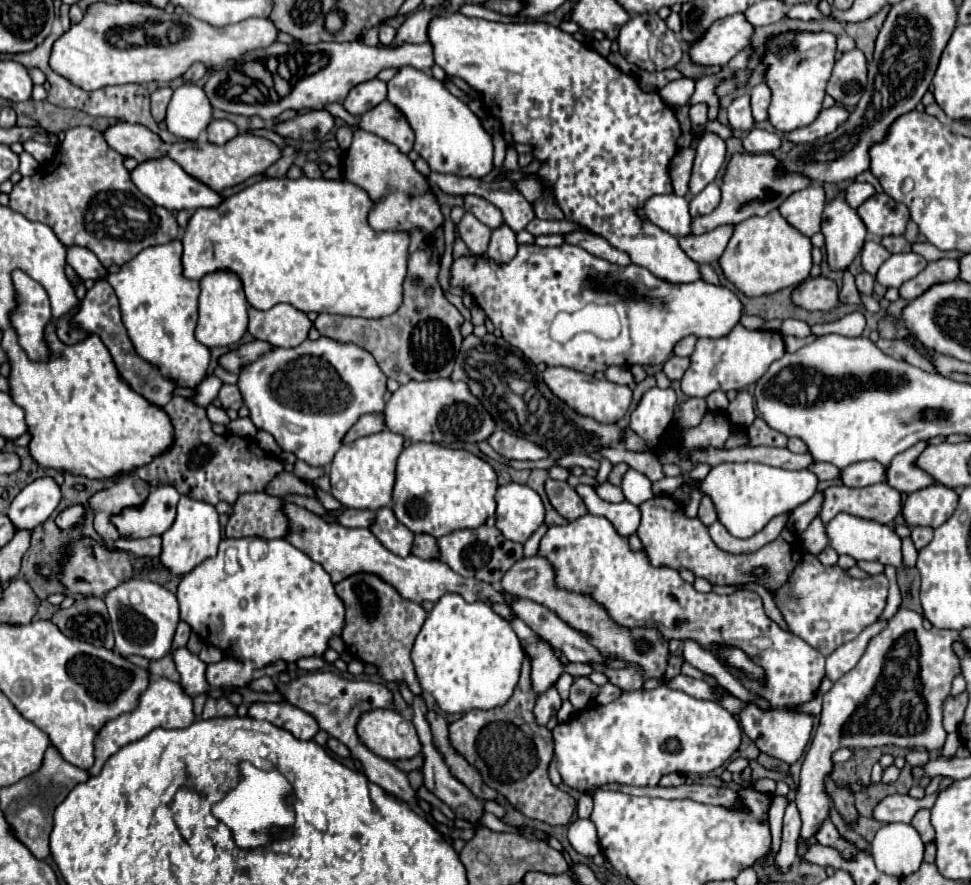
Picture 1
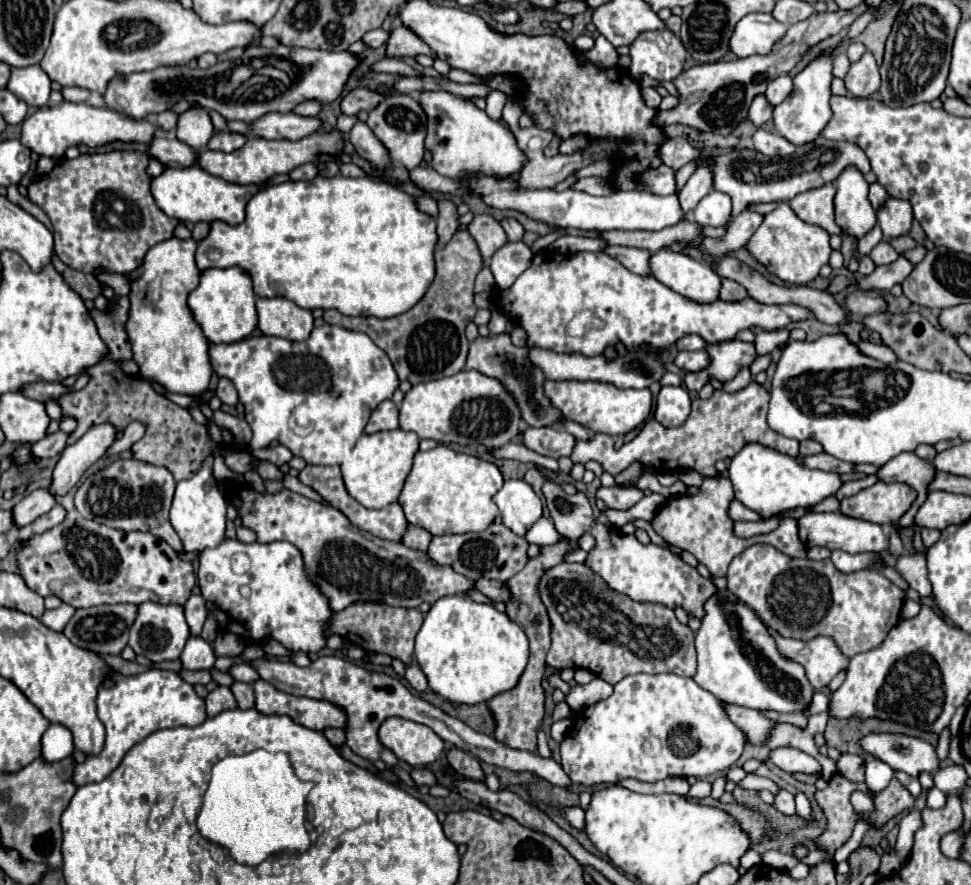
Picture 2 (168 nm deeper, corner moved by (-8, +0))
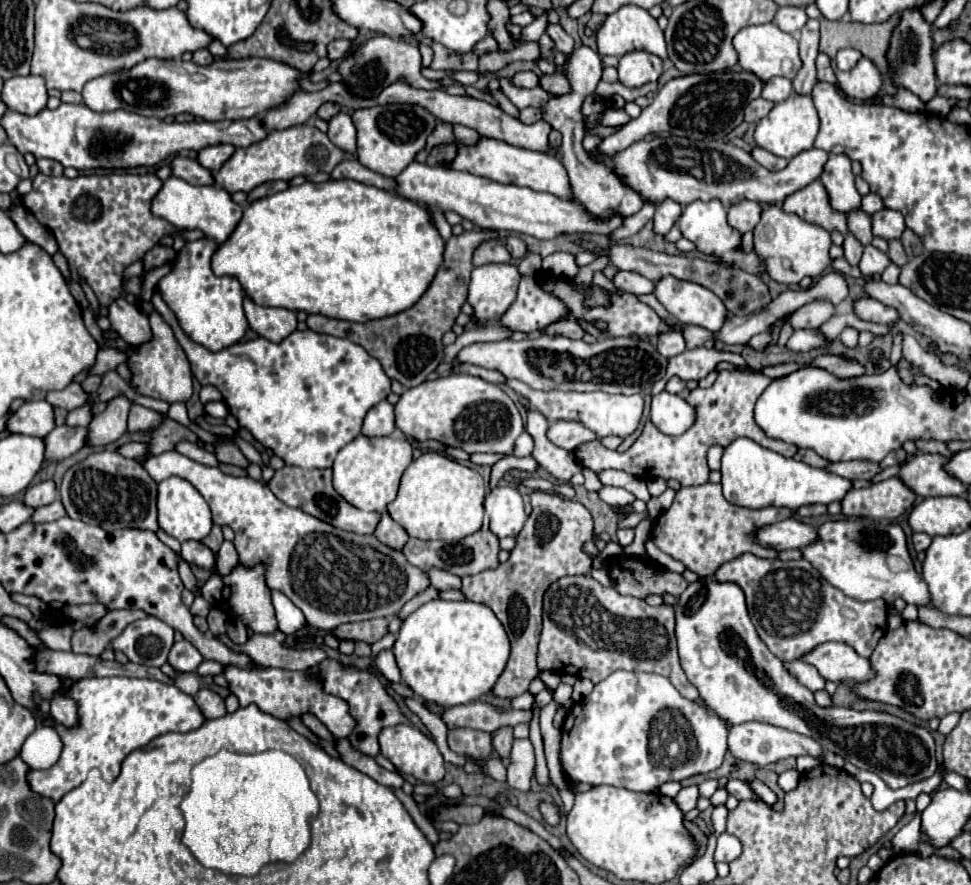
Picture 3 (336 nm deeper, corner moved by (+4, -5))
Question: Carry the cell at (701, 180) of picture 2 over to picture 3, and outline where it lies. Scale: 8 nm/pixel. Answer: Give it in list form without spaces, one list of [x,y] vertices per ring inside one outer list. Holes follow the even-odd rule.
[[[664,200],[654,214],[654,230],[658,234],[668,234],[680,216],[682,216],[682,206],[676,204],[674,200]]]

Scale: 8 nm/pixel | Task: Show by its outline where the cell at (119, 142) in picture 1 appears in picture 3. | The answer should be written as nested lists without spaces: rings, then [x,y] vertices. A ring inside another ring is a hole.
[[[174,156],[174,160],[170,162],[170,168],[176,178],[182,178],[190,184],[212,184],[214,182],[210,170],[206,170],[196,160],[186,158],[186,156]]]

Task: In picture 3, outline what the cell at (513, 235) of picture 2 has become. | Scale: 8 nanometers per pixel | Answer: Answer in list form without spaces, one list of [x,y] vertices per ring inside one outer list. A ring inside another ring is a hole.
[[[506,236],[504,238],[504,246],[512,254],[512,258],[522,258],[526,254],[526,244],[516,236]]]

